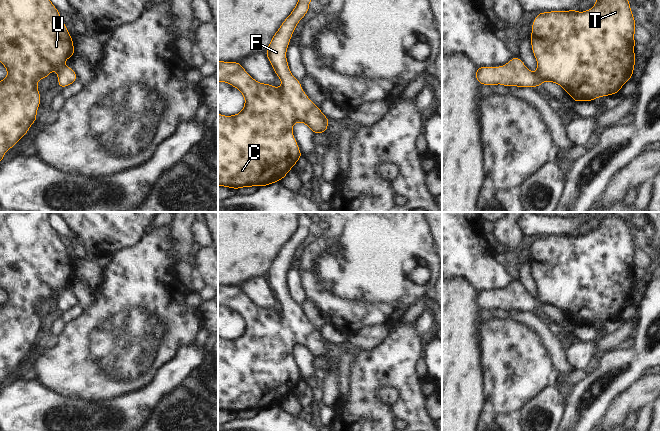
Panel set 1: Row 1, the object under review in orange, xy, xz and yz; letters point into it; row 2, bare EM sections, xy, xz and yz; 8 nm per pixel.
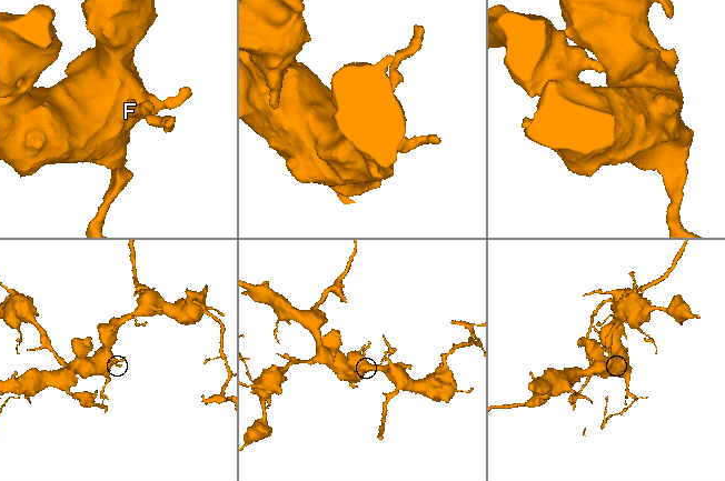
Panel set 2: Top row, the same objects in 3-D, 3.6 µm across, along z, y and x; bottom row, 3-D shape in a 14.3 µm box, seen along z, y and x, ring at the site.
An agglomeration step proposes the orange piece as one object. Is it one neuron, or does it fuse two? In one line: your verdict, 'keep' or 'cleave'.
keep

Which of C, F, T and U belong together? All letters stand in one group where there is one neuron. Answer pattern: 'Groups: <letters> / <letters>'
Groups: C F T U

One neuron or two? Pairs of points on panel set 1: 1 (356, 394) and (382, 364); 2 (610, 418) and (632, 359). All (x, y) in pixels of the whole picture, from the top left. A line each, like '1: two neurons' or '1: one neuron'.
1: one neuron
2: two neurons

